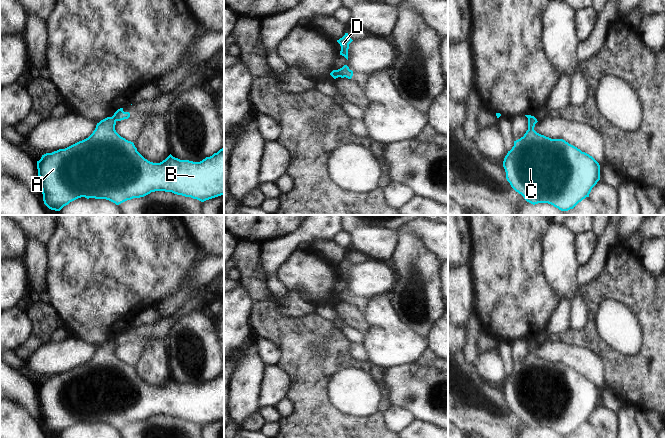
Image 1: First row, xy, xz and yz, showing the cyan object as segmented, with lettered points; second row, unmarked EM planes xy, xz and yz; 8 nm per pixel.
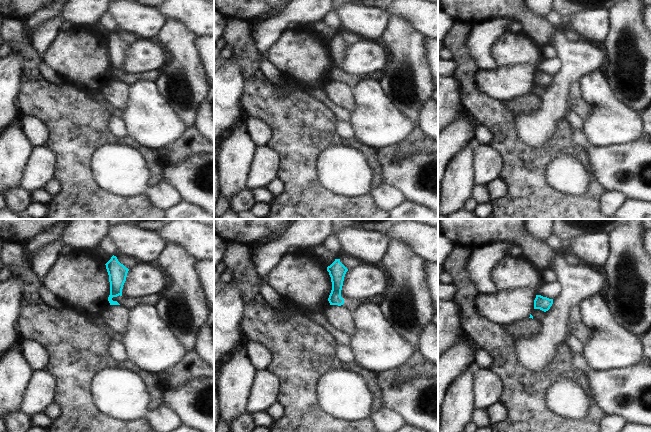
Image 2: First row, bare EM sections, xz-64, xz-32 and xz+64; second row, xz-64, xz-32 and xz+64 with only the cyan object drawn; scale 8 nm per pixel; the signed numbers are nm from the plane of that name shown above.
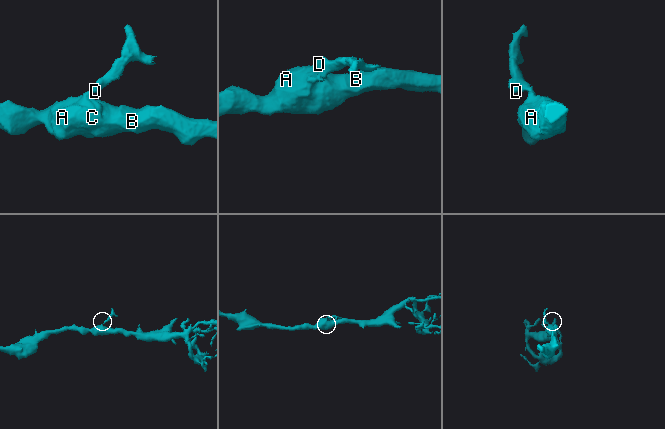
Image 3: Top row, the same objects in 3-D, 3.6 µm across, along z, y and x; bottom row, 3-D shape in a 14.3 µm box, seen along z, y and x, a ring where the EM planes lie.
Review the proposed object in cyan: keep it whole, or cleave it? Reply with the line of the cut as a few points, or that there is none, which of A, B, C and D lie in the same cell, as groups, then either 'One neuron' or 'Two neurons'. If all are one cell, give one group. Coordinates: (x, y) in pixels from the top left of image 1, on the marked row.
Split along xy (112, 116), (116, 120). Groups: A B C / D. Two neurons

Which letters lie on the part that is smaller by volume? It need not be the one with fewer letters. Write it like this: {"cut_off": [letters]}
{"cut_off": ["D"]}

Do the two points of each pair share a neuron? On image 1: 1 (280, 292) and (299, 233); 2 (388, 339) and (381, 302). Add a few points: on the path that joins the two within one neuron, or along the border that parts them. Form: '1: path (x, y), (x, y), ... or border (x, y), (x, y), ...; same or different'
1: path (272, 277), (272, 260), (284, 248); same
2: path (386, 330), (381, 317), (381, 311); same

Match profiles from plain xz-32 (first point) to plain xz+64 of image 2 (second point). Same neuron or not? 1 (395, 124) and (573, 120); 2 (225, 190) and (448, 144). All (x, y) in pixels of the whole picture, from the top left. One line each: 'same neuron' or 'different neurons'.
1: different neurons
2: different neurons

